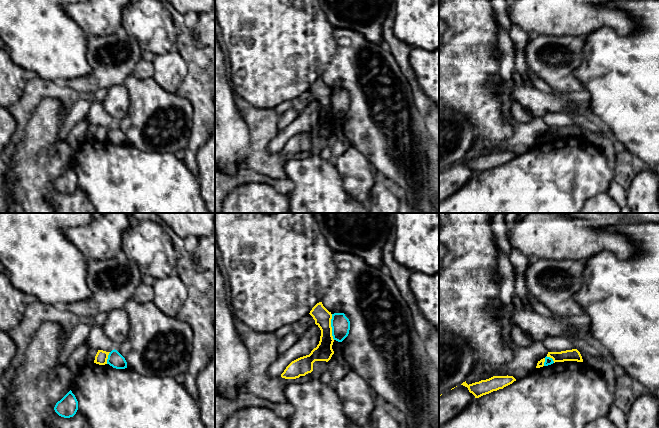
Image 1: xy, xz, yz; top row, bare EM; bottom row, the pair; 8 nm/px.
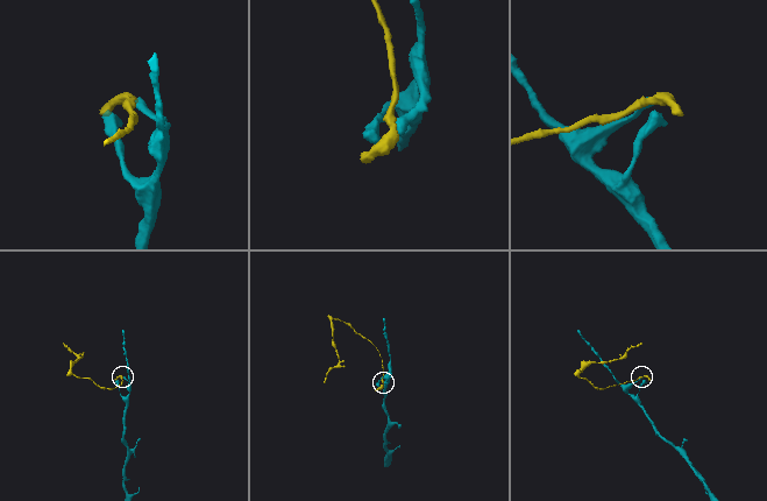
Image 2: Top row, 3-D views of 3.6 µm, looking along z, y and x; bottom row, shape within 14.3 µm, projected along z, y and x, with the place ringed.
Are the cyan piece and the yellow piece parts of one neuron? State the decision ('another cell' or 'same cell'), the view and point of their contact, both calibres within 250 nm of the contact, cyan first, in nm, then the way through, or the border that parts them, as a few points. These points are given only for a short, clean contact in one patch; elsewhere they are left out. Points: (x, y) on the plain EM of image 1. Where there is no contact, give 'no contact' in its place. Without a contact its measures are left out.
another cell; meets cyan in xz at (331, 102); 150 nm thick on the cyan side, 140 nm on the other; border along xz (331, 90), (331, 111), (334, 115)

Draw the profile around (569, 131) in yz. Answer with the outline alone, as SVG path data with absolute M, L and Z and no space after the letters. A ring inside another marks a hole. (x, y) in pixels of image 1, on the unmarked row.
M577 125L566 126L561 128L548 128L547 133L550 133L555 138L577 137L583 138L582 132Z

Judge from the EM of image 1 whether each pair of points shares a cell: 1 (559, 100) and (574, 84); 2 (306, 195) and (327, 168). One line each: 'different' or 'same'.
1: different
2: same

